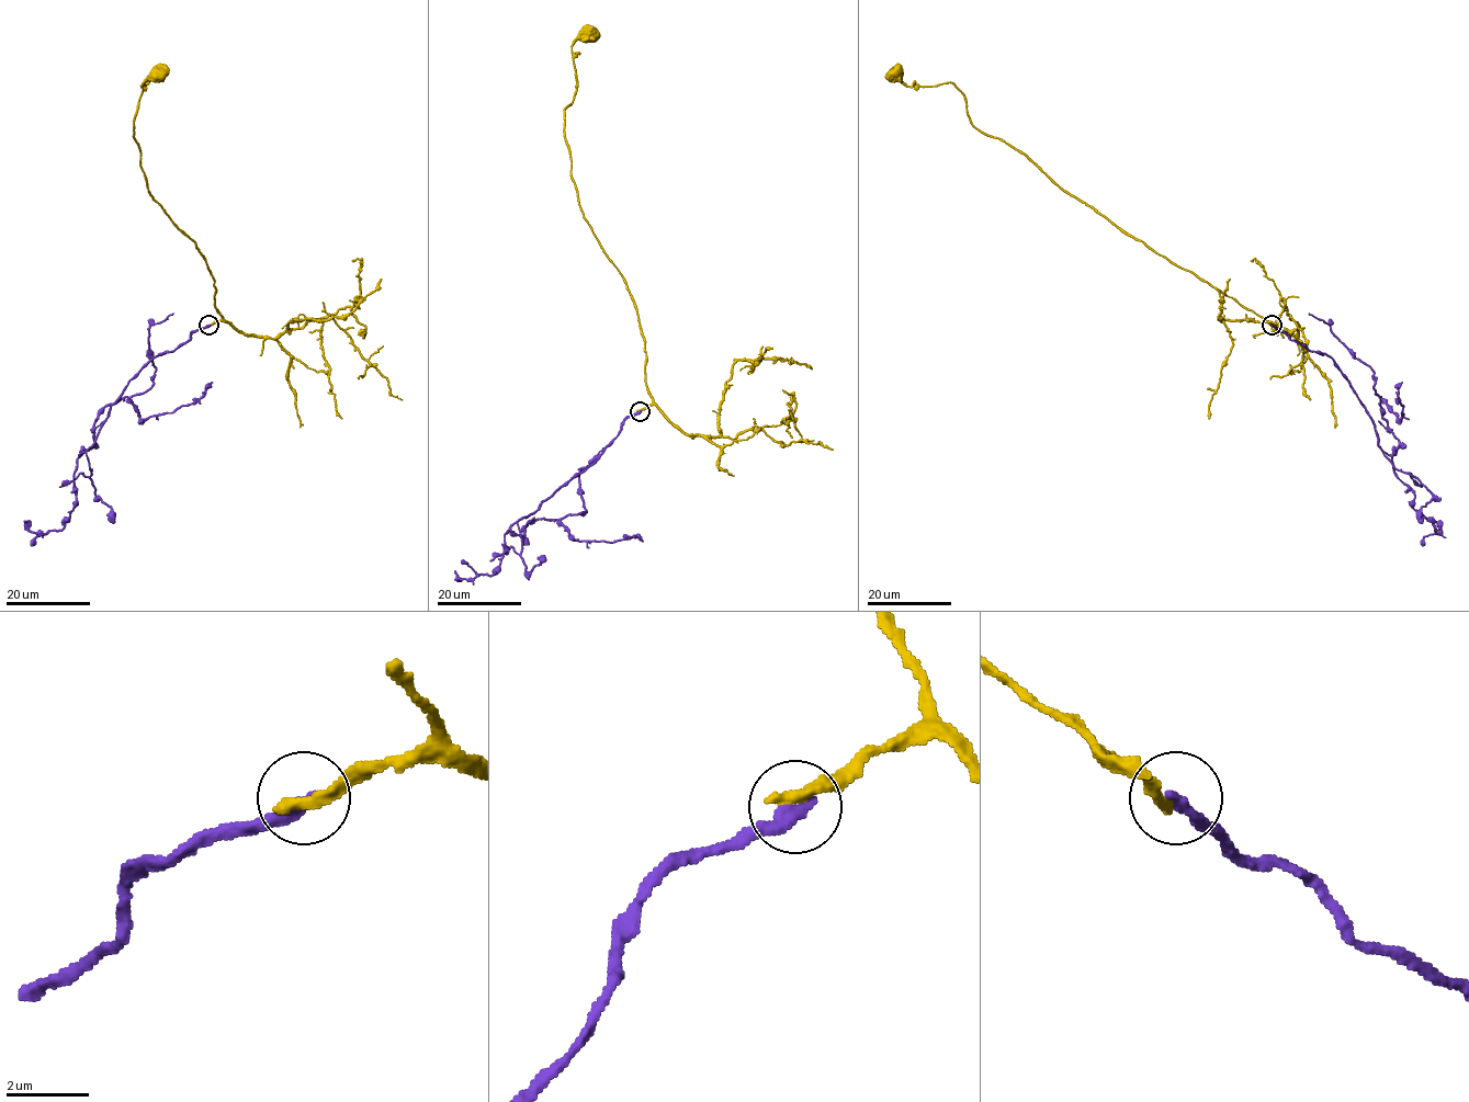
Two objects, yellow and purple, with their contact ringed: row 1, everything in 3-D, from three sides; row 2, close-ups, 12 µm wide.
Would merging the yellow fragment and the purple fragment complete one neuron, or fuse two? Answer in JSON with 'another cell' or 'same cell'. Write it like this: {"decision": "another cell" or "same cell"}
{"decision": "another cell"}

